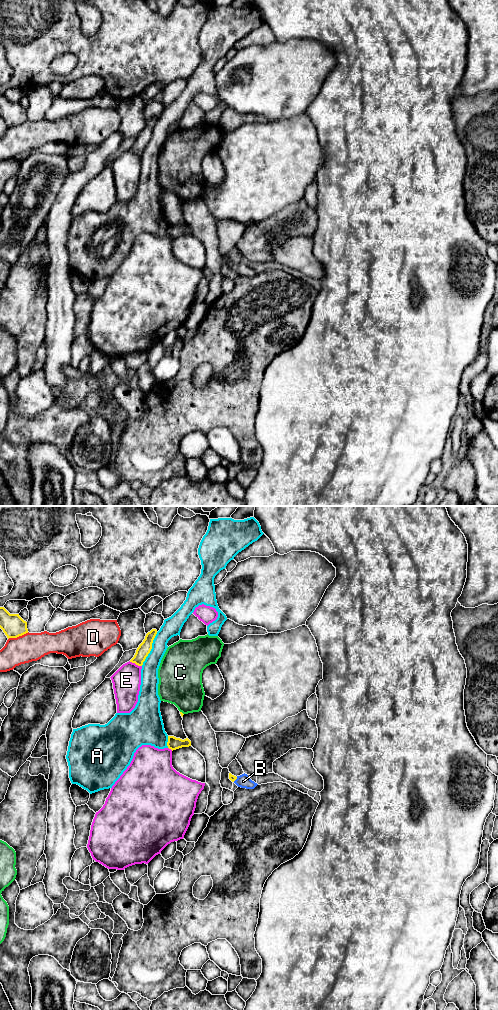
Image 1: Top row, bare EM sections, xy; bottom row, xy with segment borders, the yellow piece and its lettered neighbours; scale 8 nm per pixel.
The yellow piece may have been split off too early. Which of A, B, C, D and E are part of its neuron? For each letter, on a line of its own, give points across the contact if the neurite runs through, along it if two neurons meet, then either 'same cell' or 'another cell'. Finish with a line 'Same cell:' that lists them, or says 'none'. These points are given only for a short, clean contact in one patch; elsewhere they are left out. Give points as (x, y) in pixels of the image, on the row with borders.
A: another cell
B: runs through xy (231, 777), (235, 779), (243, 781); same cell
C: another cell
D: another cell
E: another cell
Same cell: B

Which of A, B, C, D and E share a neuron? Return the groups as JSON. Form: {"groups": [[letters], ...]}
{"groups": [["A"], ["B"], ["C"], ["D"], ["E"]]}

